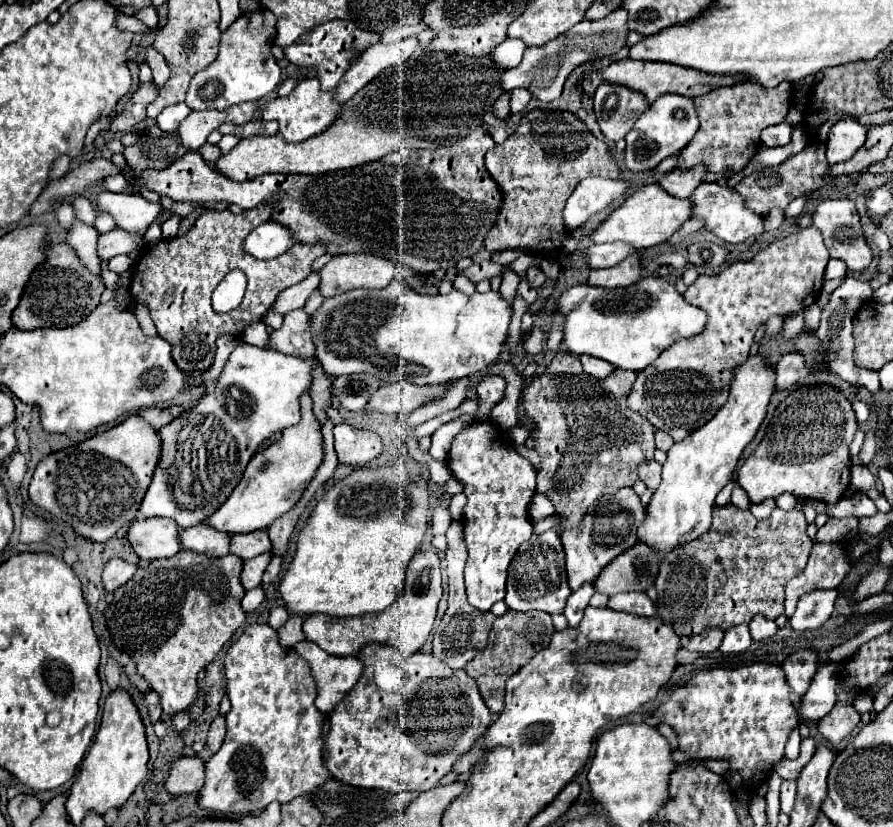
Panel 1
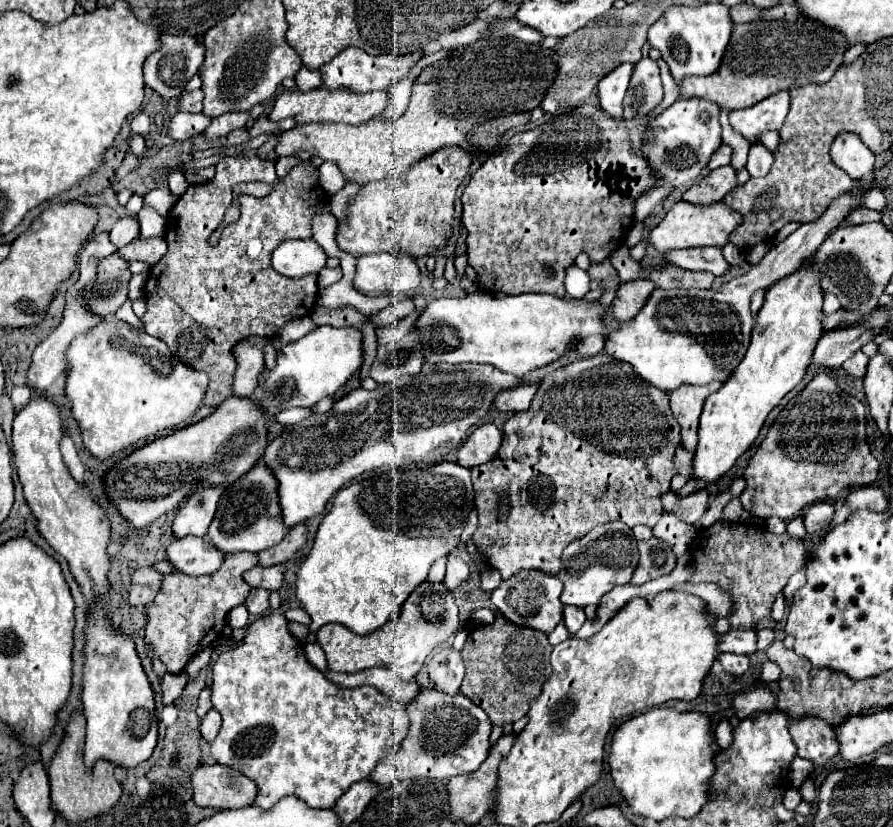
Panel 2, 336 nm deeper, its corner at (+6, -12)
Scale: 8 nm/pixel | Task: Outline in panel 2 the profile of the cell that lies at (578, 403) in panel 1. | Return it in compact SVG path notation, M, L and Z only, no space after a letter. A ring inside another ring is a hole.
M599 354L595 358L581 358L577 360L577 374L575 376L567 376L567 382L565 384L553 384L545 390L539 390L529 406L529 410L523 410L523 412L515 412L505 424L503 424L503 444L499 448L499 456L495 460L489 460L487 464L481 464L481 466L475 466L471 470L471 480L473 480L473 488L475 488L475 506L477 506L477 512L479 512L479 526L473 534L473 542L477 544L477 548L485 554L485 560L489 566L497 568L501 572L503 578L509 578L513 574L517 574L521 568L535 568L535 570L541 570L541 572L549 572L549 574L559 574L561 570L561 552L563 548L575 540L575 538L581 538L585 536L591 528L595 528L597 524L605 524L605 522L613 522L613 520L623 520L629 528L637 526L637 524L645 524L645 526L655 526L661 512L663 512L663 506L661 506L661 500L659 496L663 492L669 490L669 482L671 478L677 474L677 470L673 468L671 460L673 460L673 454L675 454L675 448L681 444L681 438L679 438L679 426L677 426L677 420L673 418L671 414L671 408L669 408L669 398L663 390L647 384L645 380L641 380L629 364L623 364L623 362L615 362L615 358L611 356L605 356L605 354ZM503 494L509 494L509 502L511 502L511 512L509 512L509 518L501 524L495 520L495 508L499 504L499 498Z

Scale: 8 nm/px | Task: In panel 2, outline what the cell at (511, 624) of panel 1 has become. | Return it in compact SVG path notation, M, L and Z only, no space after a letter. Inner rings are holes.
M497 616L497 620L489 626L477 626L469 634L461 652L467 668L461 694L471 698L473 704L479 704L495 726L521 720L529 710L529 702L539 696L541 686L551 676L549 656L553 646L547 636L533 628L515 626L503 616Z

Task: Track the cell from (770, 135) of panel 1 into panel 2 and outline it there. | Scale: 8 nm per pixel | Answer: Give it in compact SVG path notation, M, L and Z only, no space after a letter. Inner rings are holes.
M751 144L749 150L749 160L747 160L747 170L753 178L761 178L767 176L767 172L771 170L771 164L775 162L775 156L771 150L767 150L763 144Z

